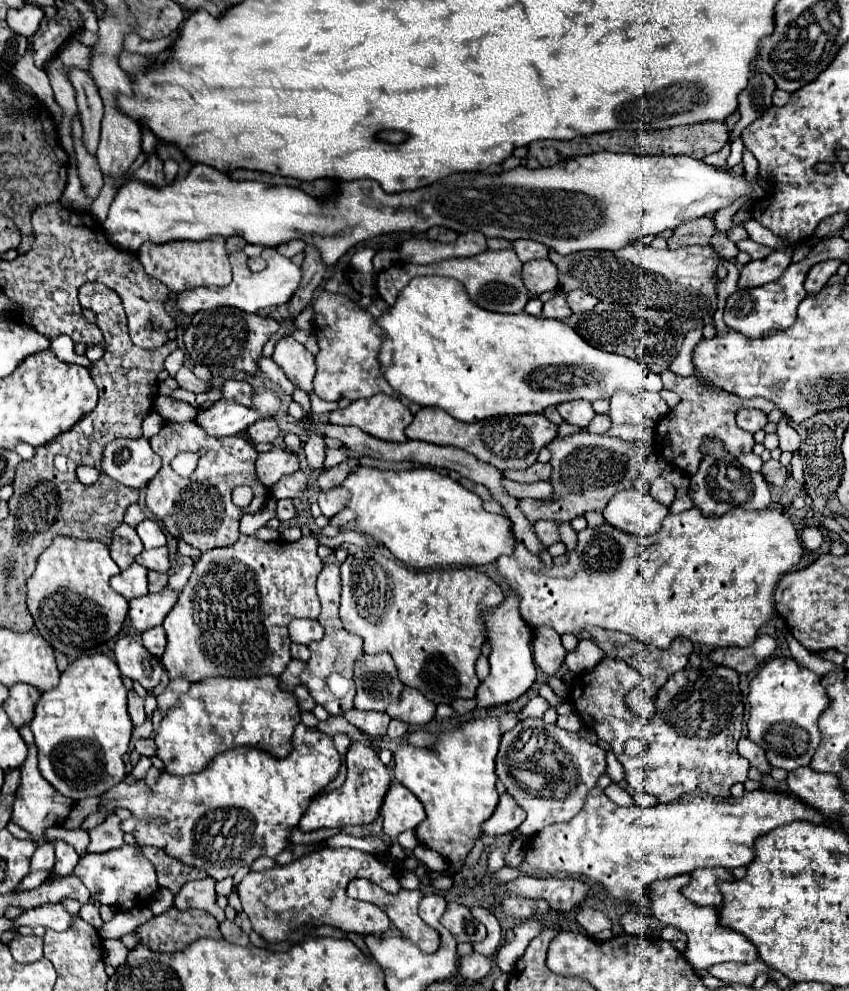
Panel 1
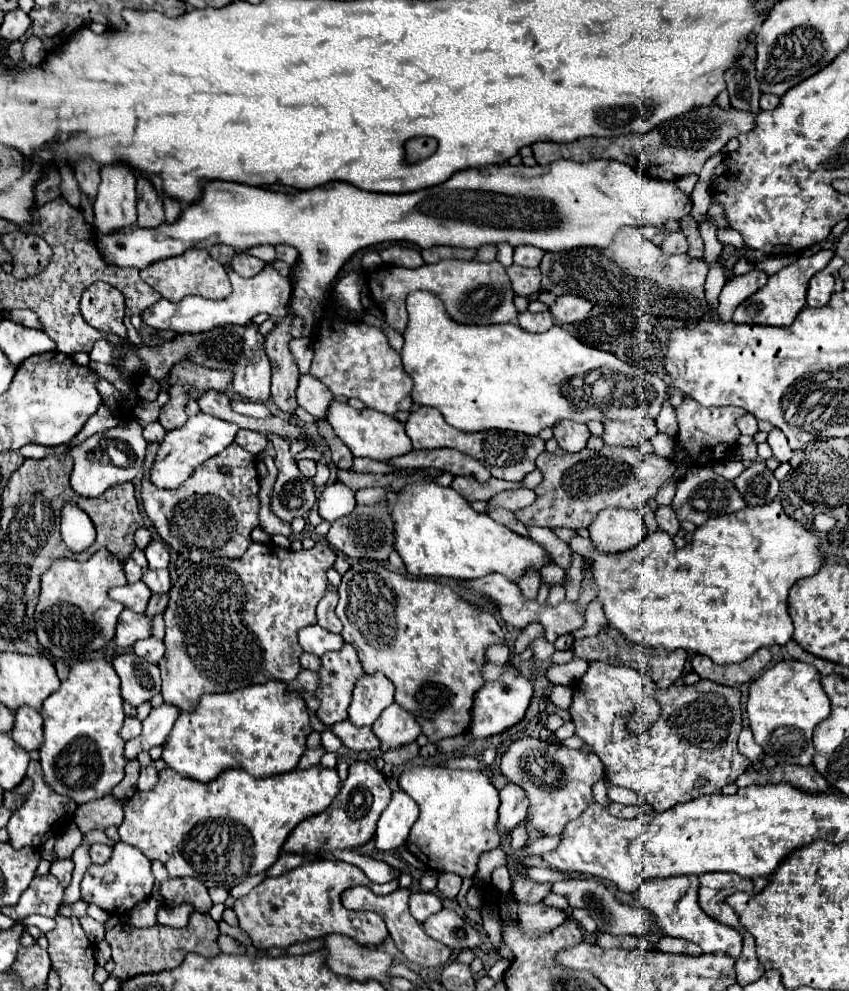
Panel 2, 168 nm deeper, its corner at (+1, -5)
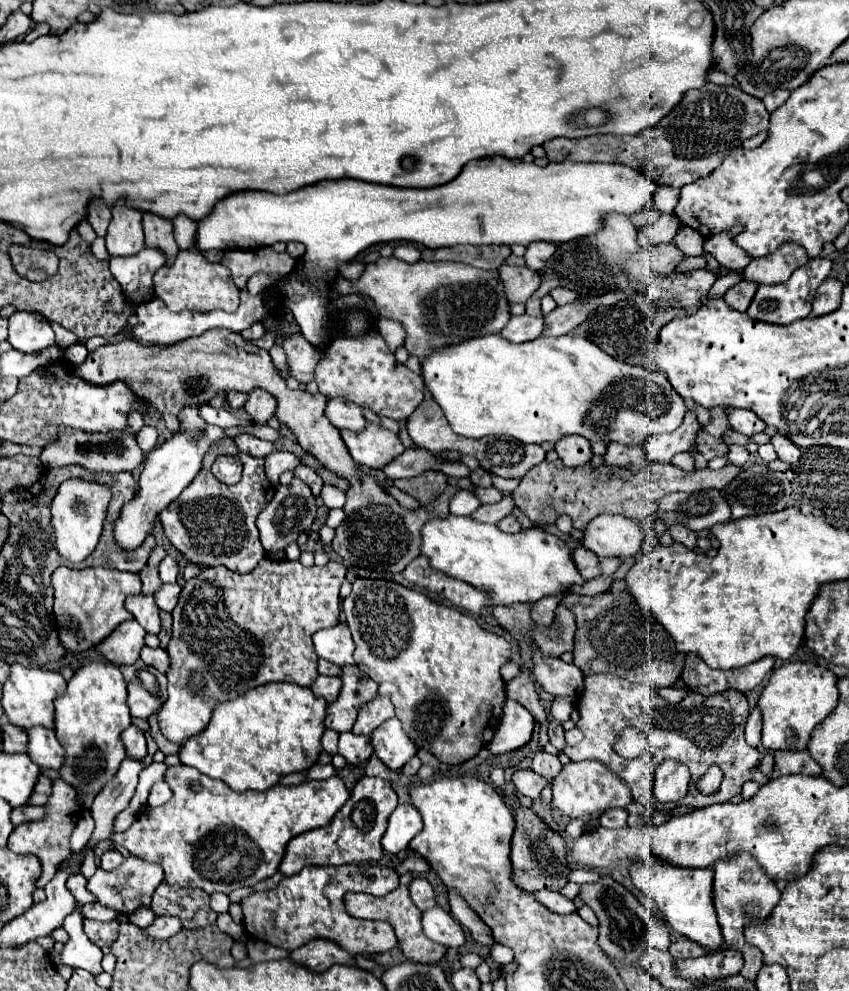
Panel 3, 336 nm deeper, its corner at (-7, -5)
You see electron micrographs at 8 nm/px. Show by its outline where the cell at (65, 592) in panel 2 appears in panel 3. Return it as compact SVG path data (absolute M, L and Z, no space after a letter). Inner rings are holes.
M110 564L96 568L58 568L52 574L54 588L54 618L60 628L60 644L74 654L96 648L104 638L108 638L116 626L130 620L132 614L124 608L124 598L128 594L140 594L140 578L134 572L122 572Z

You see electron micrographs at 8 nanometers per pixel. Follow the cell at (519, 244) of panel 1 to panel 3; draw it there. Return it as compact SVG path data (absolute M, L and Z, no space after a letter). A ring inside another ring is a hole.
M534 242L528 244L528 250L524 254L526 266L532 270L540 270L544 268L544 264L548 262L548 258L556 252L556 244L546 244L546 242Z

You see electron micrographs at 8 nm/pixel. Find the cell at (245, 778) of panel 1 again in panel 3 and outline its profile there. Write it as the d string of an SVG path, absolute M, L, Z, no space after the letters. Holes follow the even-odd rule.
M178 764L166 770L164 780L174 792L172 798L158 808L146 808L126 832L114 836L114 842L124 846L130 854L138 858L160 864L164 868L168 884L194 886L202 888L208 894L214 892L228 894L240 886L254 886L260 880L276 874L284 858L286 844L302 832L326 826L350 797L350 792L340 776L332 776L328 780L318 782L306 780L298 786L276 784L266 792L260 790L234 792L222 780L212 780L190 766Z

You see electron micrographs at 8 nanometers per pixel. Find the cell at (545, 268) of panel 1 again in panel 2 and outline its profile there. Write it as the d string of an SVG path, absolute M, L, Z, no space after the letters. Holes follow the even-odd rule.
M512 264L512 266L506 268L506 272L510 276L514 294L518 294L518 296L530 296L532 292L540 290L542 274L540 274L538 268L524 268L524 266Z

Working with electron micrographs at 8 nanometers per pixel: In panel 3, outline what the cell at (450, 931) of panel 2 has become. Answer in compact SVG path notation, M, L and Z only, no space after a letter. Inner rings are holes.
M434 906L430 908L430 912L422 914L422 928L430 940L444 944L448 948L458 948L466 942L466 932L462 924L440 906Z

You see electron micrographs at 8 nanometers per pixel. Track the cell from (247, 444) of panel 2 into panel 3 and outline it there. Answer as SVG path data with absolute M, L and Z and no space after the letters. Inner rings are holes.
M238 434L234 438L234 442L238 444L238 448L250 456L258 456L258 458L264 458L268 456L272 450L274 450L274 444L268 442L268 440L260 440L252 434Z

